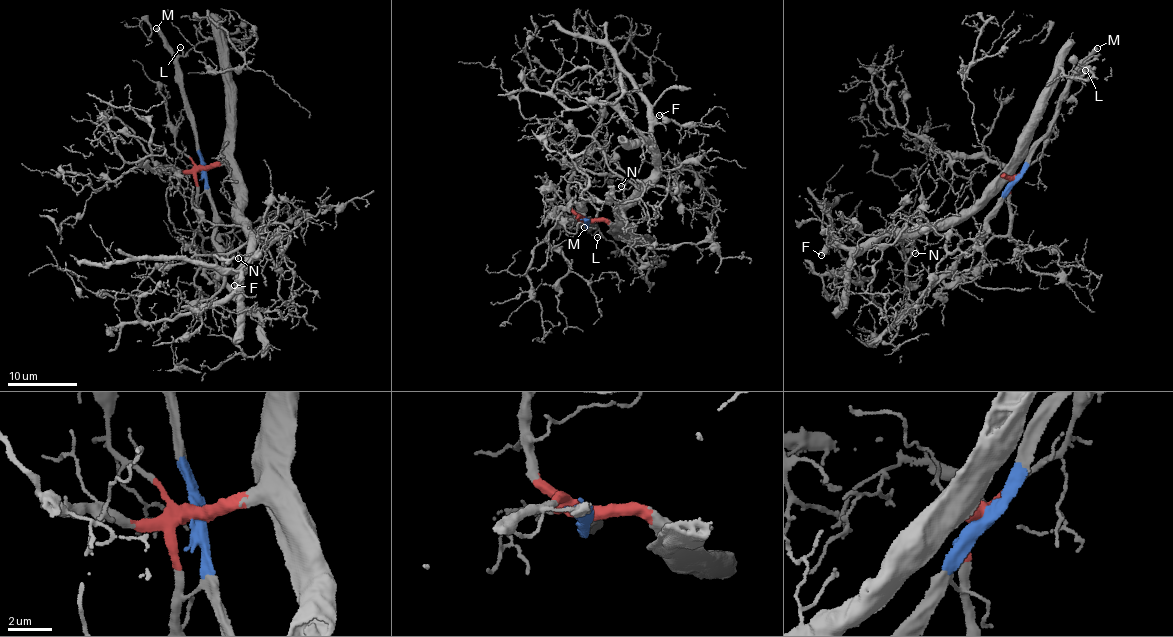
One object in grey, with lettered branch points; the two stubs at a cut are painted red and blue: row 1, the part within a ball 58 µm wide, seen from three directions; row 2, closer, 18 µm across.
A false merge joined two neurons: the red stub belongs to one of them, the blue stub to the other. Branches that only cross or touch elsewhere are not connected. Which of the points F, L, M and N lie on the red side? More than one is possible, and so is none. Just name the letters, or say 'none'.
F, N

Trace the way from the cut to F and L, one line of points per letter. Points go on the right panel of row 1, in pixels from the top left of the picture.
F: (1013, 179), (1000, 178), (995, 191), (949, 218), (876, 235), (866, 243), (830, 245), (821, 256)
L: (1013, 179), (1026, 163), (1032, 145), (1049, 129), (1066, 83), (1073, 75), (1086, 70)

